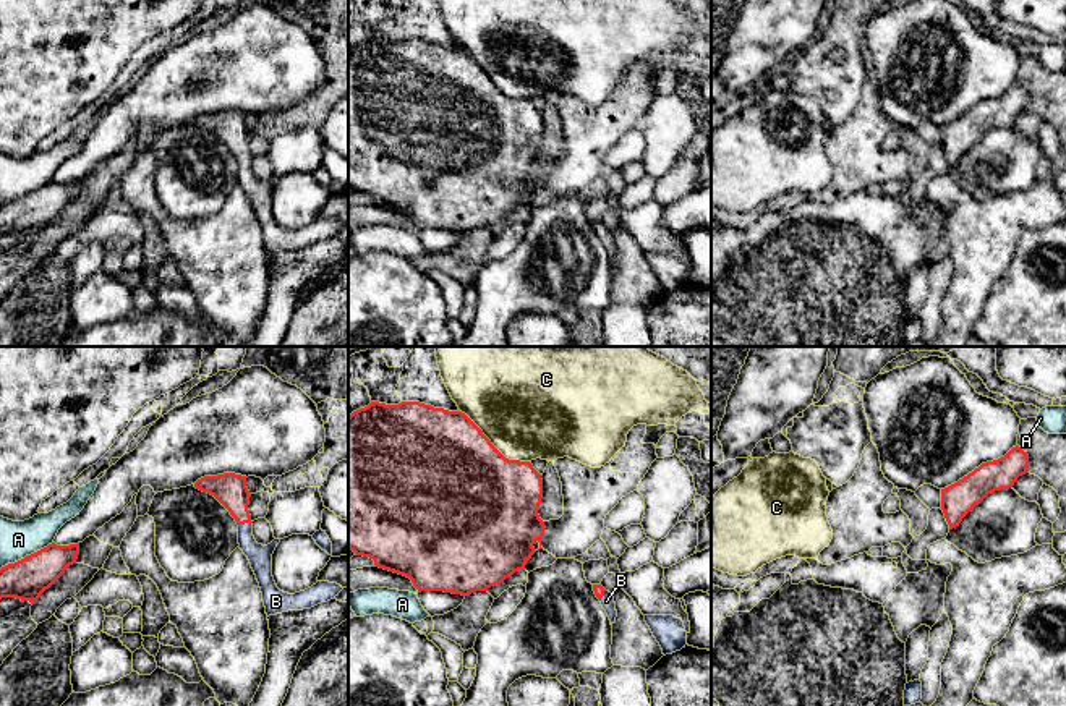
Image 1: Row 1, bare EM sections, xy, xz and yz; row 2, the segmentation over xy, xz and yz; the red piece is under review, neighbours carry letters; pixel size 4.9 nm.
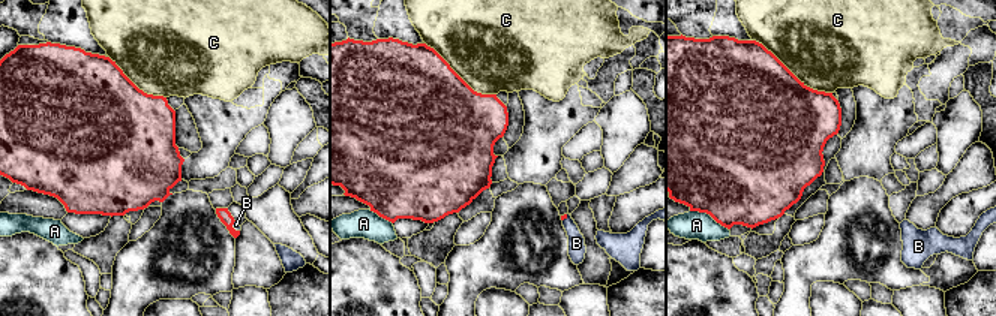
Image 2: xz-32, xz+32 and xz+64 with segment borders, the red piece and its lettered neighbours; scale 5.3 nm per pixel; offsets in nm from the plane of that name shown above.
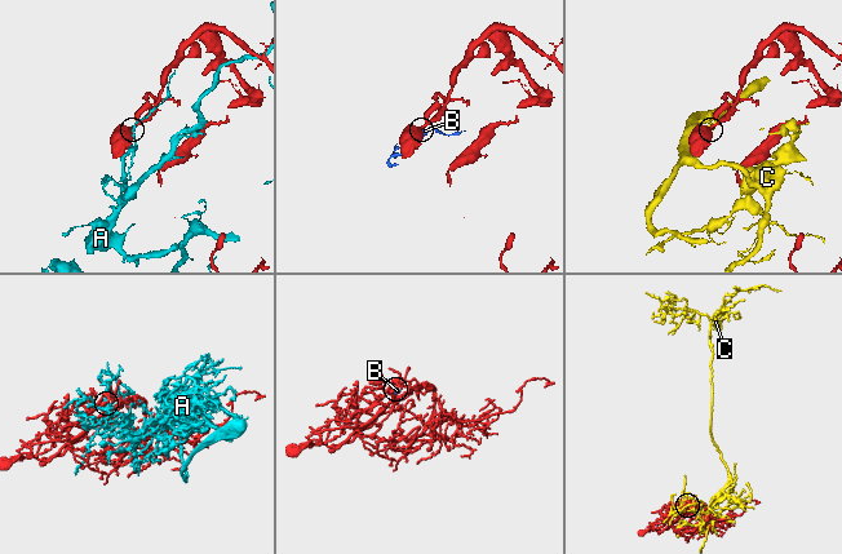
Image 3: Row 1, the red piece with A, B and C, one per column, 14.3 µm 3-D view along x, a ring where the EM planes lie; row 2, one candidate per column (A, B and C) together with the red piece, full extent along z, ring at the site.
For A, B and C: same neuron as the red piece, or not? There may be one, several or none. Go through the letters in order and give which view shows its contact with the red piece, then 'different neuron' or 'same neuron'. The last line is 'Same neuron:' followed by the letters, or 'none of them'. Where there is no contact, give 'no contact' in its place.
A: xy | different neuron
B: xy | same neuron
C: xz | different neuron
Same neuron: B

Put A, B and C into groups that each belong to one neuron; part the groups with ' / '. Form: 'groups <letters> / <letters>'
groups A / B / C

